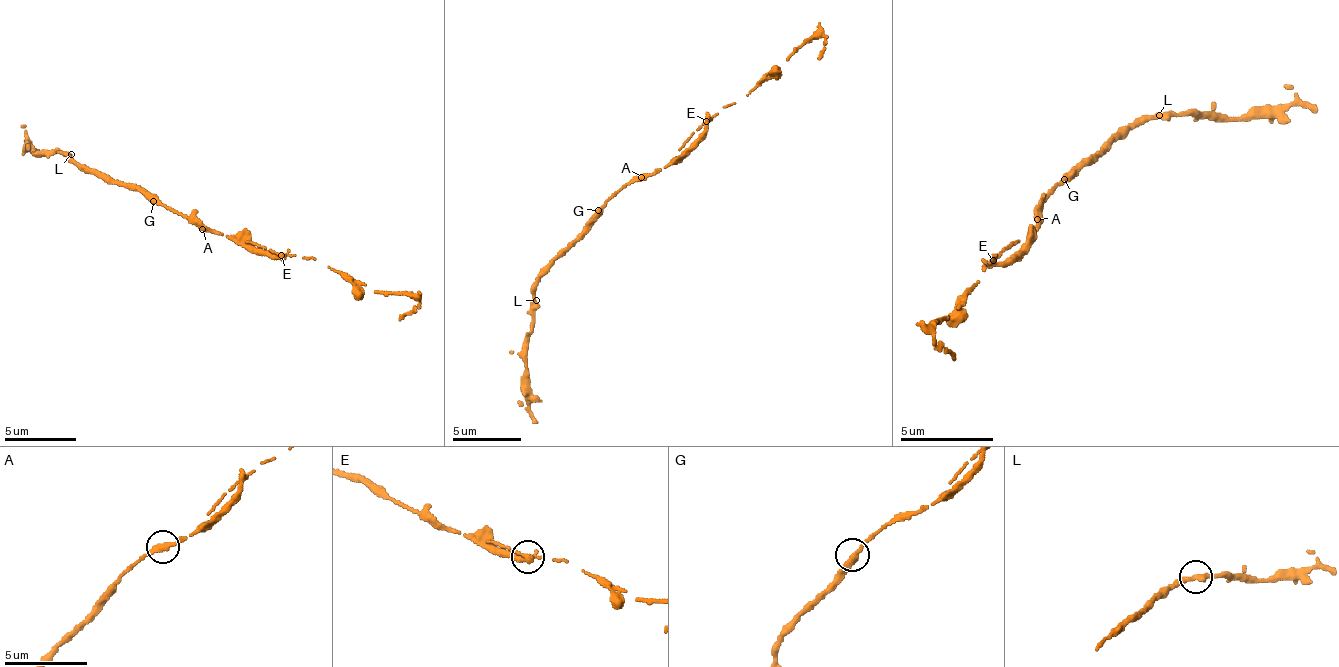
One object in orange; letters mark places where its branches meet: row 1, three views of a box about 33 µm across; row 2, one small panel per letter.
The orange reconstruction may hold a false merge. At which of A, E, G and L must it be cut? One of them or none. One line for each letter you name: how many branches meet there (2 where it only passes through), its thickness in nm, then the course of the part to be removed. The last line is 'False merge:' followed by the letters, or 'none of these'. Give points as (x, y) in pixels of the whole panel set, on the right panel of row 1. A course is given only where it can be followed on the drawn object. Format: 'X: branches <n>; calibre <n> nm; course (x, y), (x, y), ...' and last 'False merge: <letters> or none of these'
E: branches 2; calibre 340 nm; course (994, 259), (954, 318), (933, 331), (954, 361)
False merge: E

